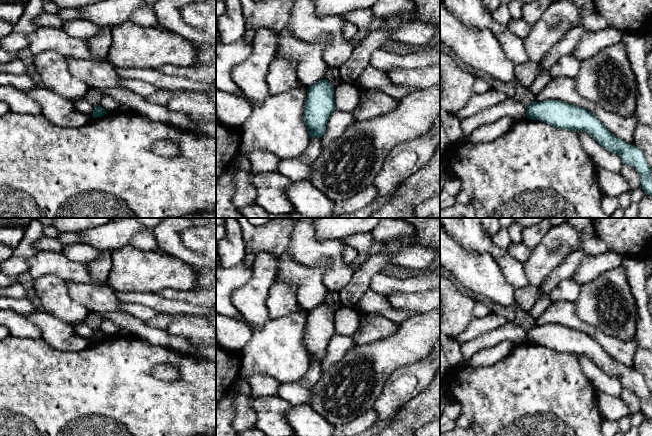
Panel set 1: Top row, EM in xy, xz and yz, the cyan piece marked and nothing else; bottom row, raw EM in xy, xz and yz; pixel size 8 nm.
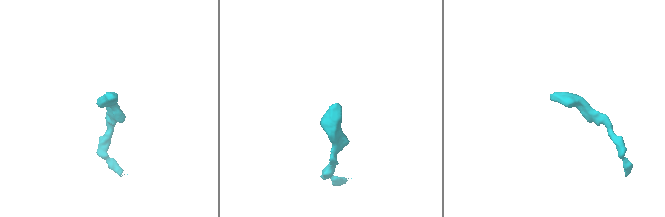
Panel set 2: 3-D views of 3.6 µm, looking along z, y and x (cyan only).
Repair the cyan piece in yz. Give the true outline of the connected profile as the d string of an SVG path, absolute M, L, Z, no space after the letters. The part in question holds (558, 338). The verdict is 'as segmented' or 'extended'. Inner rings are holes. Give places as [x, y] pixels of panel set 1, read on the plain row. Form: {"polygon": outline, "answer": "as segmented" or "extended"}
{"polygon": "M545 324L541 326L534 325L532 328L527 330L527 341L525 343L516 345L511 354L497 362L495 365L481 367L473 367L469 364L463 367L451 366L448 372L441 377L441 384L446 390L447 397L455 399L460 404L462 414L464 414L470 420L470 427L476 433L475 436L604 436L604 434L601 432L601 424L603 423L604 419L602 418L597 405L596 390L591 381L585 376L581 368L578 358L578 356L581 354L587 356L605 373L613 377L618 377L623 388L633 390L640 400L640 412L644 415L644 417L652 420L652 402L650 398L651 391L648 389L643 376L635 369L630 369L611 358L603 349L603 347L591 336L581 331L557 324Z", "answer": "extended"}

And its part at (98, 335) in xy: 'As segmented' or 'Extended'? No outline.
Extended

